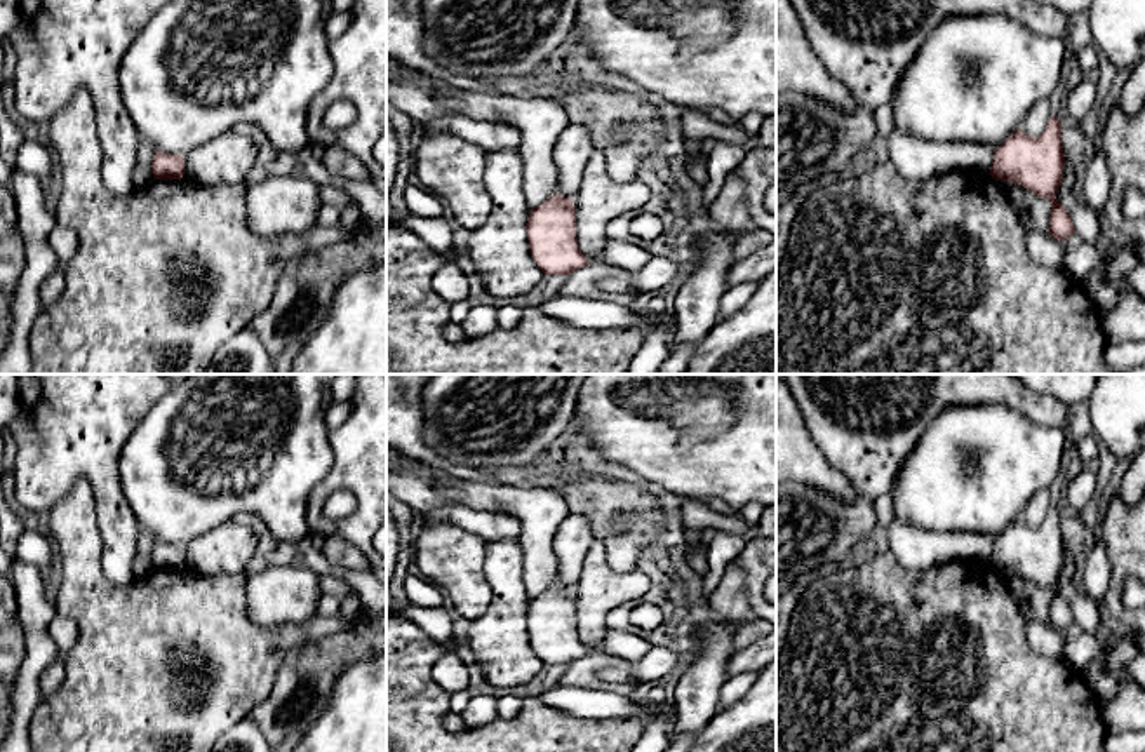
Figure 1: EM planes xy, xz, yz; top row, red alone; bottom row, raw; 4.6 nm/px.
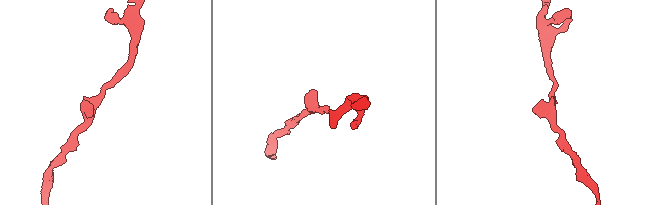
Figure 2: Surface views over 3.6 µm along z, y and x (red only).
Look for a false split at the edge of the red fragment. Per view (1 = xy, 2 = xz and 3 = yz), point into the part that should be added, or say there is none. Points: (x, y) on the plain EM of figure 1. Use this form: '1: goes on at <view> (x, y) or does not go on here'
1: does not go on here
2: does not go on here
3: does not go on here

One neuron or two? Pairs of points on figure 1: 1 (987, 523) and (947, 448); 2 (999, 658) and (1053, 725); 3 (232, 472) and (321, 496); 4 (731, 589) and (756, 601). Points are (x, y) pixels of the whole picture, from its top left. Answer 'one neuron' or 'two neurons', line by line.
1: one neuron
2: one neuron
3: two neurons
4: two neurons

